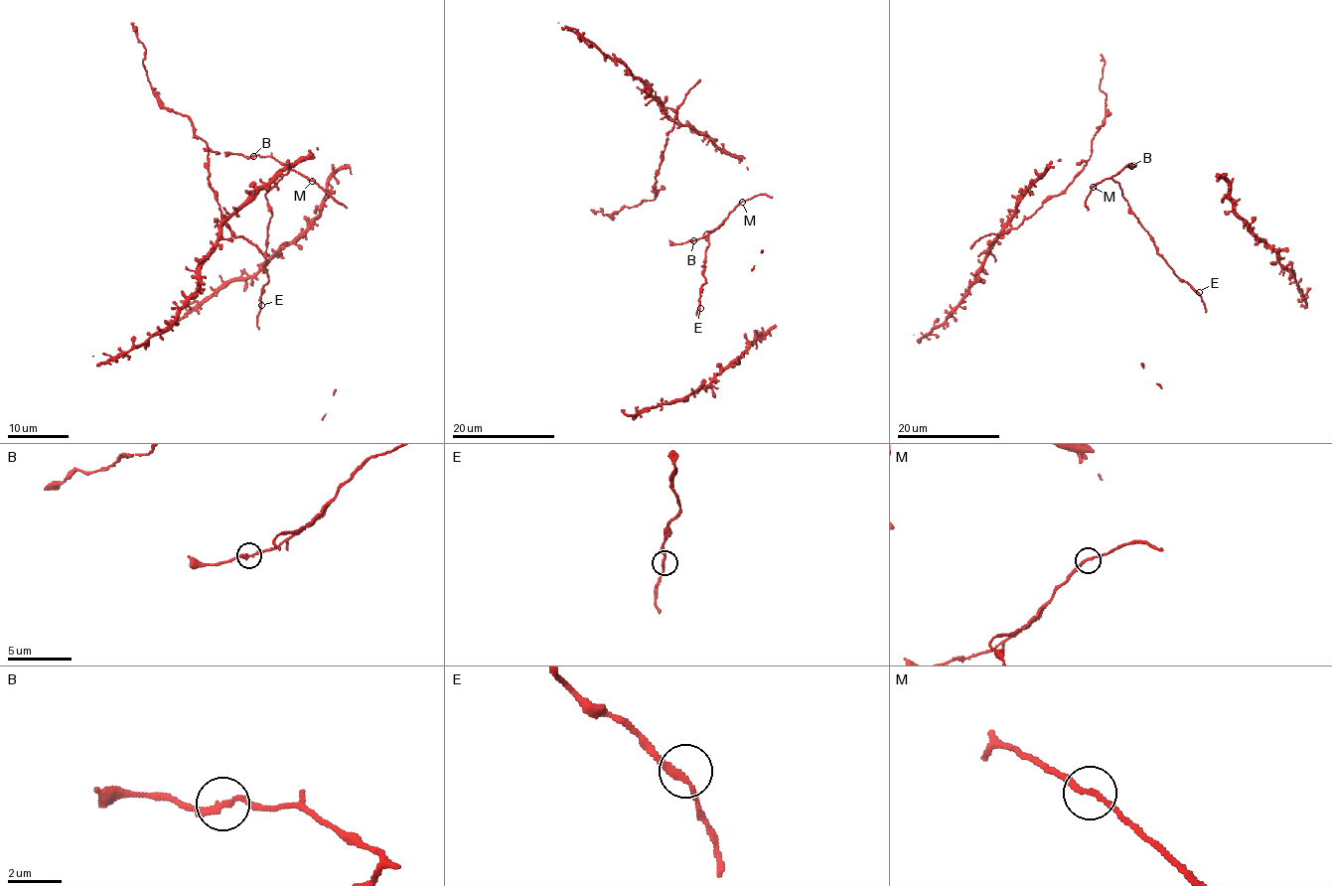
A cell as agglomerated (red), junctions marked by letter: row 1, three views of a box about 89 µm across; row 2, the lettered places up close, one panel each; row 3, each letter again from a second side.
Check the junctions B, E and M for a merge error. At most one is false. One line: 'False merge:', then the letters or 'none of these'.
False merge: none of these

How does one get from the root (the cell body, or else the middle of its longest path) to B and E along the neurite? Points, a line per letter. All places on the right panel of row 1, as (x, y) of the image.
B: (1092, 186), (1131, 166)
E: (1092, 186), (1110, 178), (1115, 181), (1129, 212), (1149, 234), (1155, 249), (1181, 279), (1199, 292)

